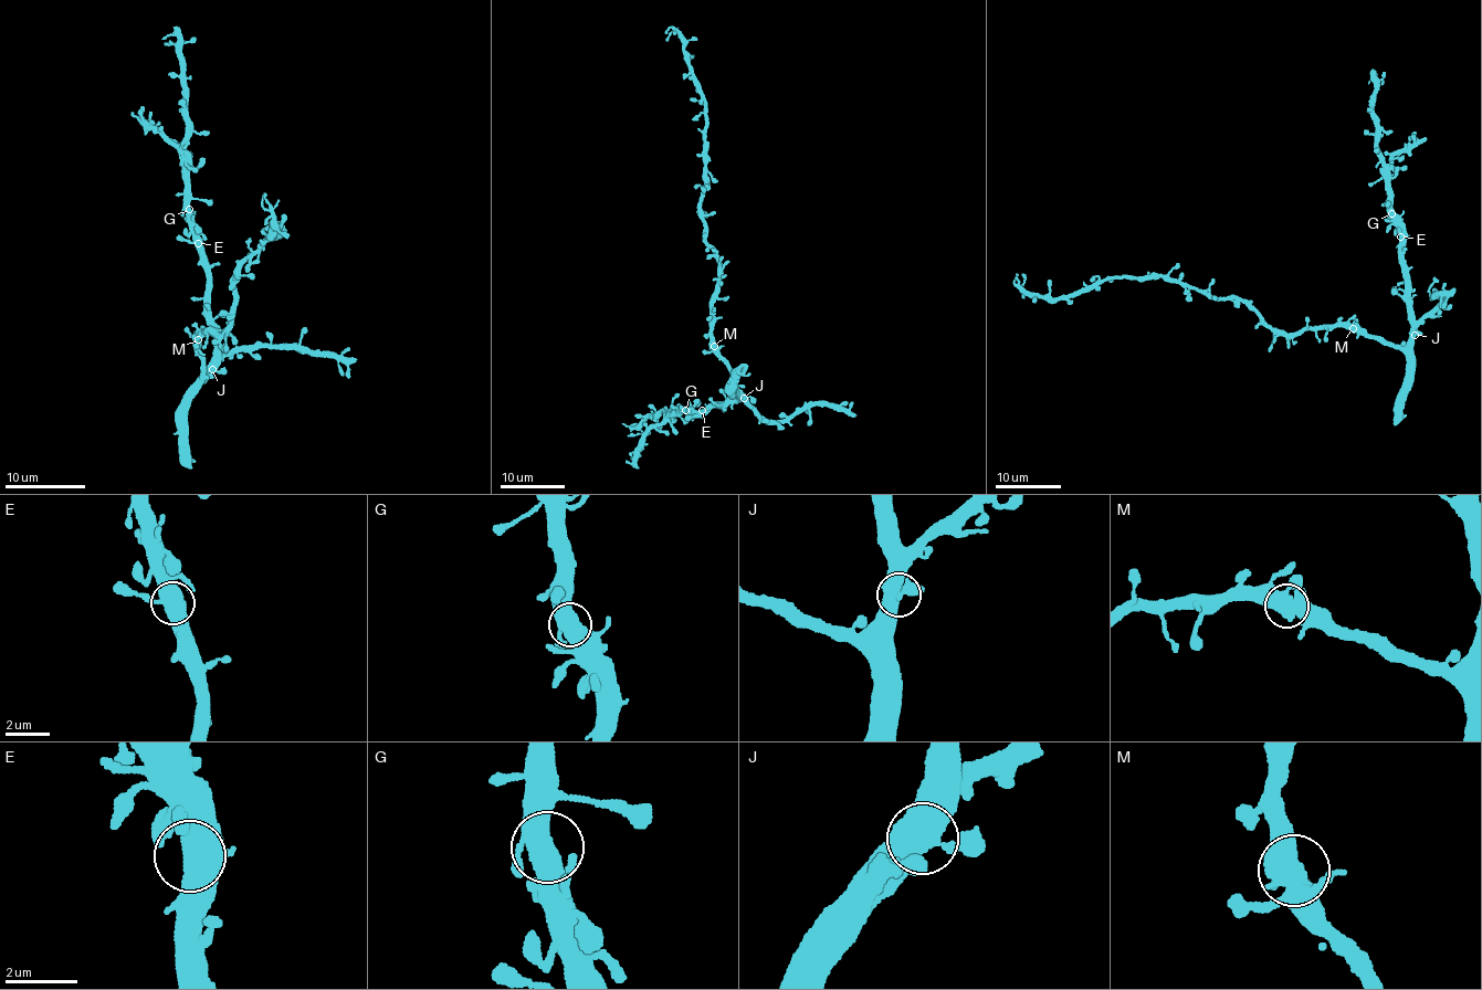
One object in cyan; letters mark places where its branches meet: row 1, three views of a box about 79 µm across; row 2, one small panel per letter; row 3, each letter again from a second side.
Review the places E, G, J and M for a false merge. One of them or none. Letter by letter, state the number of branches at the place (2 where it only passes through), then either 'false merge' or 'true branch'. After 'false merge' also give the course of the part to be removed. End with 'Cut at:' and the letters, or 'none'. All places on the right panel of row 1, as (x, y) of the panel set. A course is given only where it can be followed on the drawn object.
E: branches 3; true branch
G: branches 3; true branch
J: branches 3; true branch
M: branches 3; true branch
Cut at: none

